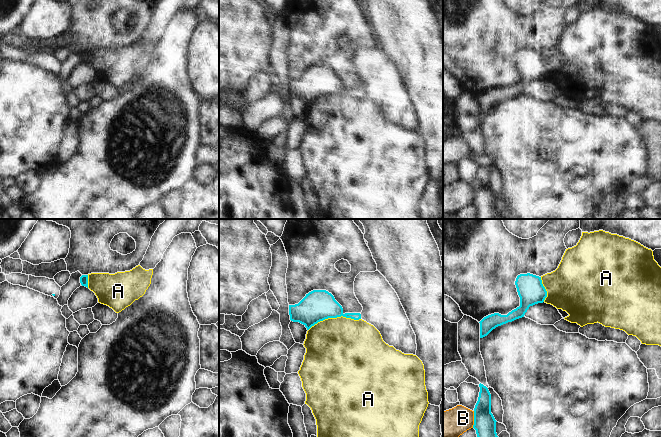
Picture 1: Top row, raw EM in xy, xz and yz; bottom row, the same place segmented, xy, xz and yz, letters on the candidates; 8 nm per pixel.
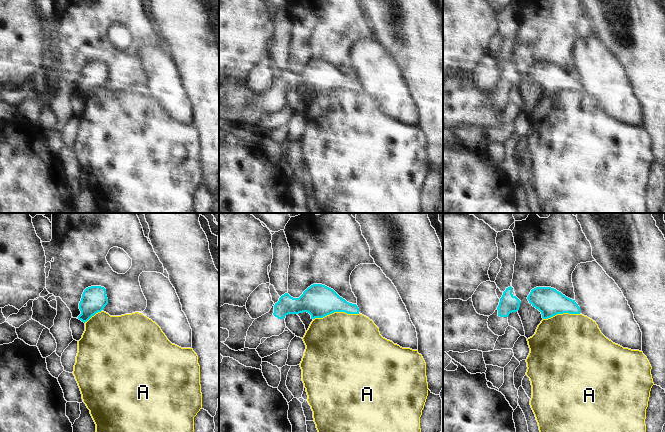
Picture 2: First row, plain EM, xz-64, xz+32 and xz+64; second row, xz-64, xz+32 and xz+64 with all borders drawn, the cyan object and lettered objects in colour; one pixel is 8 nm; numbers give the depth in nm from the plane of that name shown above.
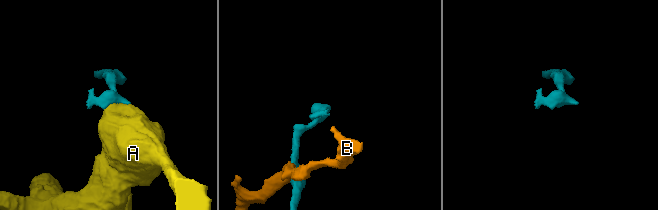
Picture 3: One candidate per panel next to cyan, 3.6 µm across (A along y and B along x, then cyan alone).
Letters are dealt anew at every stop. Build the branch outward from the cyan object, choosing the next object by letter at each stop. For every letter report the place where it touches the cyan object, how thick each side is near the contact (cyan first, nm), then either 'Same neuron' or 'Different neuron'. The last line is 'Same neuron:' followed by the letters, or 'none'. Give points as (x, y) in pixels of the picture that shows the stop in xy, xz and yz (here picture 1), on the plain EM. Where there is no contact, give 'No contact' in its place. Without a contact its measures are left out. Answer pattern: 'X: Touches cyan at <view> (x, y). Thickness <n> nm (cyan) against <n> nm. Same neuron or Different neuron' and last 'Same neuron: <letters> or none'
A: Touches cyan at xz (334, 93). Thickness 260 nm (cyan) against 500 nm. Different neuron
B: Touches cyan at yz (474, 195). Thickness 180 nm (cyan) against 260 nm. Different neuron
Same neuron: none

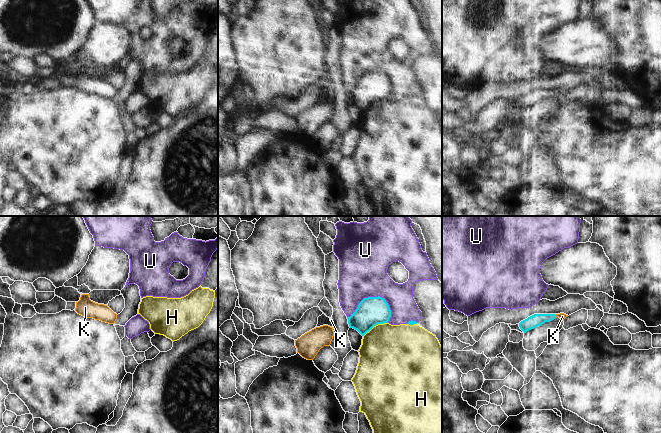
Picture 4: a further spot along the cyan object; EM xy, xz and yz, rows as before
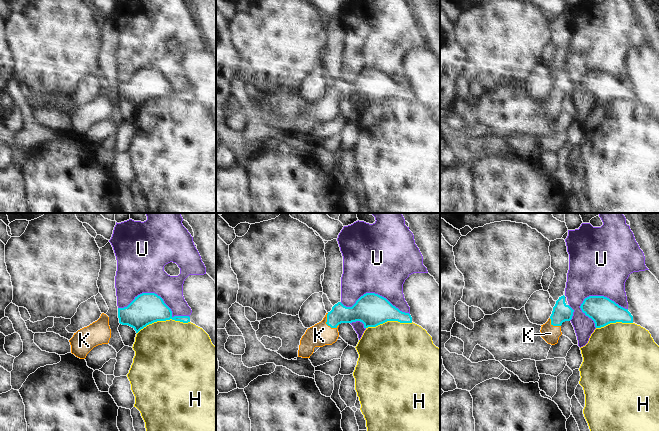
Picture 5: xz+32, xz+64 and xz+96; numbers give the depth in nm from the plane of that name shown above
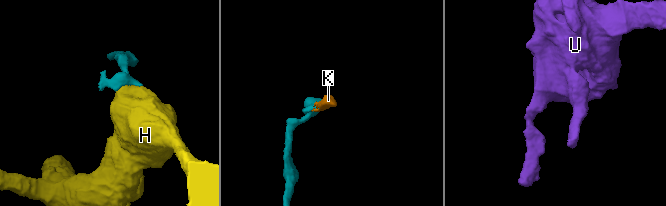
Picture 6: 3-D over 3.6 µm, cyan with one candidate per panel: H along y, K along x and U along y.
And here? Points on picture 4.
H: Touches cyan at xz (375, 101). Thickness 240 nm (cyan) against 460 nm. Different neuron
K: Touches cyan at yz (554, 92). Thickness 100 nm (cyan) against 60 nm. Same neuron
U: Touches cyan at xz (369, 73). Thickness 240 nm (cyan) against 380 nm. Different neuron
Same neuron: K

